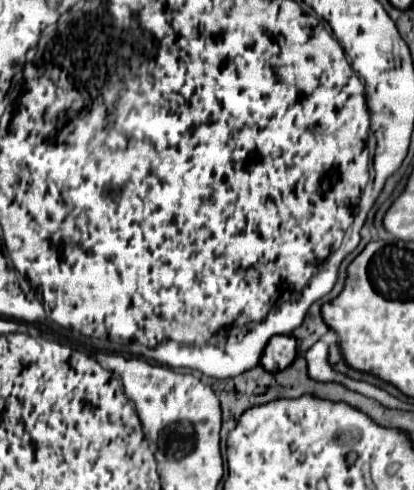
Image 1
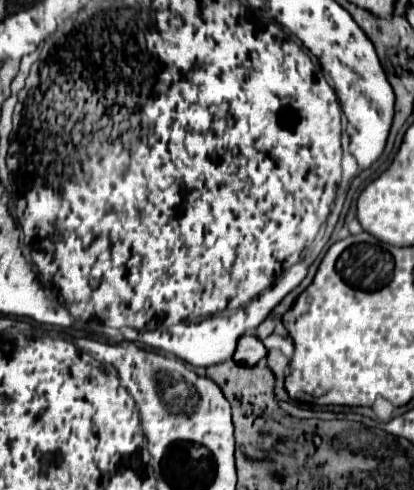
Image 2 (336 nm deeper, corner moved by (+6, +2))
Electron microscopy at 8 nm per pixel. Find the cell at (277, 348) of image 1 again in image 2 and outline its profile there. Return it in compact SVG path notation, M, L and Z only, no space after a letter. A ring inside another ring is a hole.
M246 334L238 340L236 352L234 352L234 362L242 364L242 366L256 366L262 358L266 358L268 350L262 344L260 338L256 338L254 334Z

